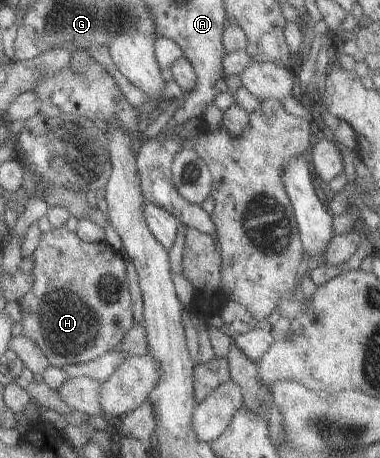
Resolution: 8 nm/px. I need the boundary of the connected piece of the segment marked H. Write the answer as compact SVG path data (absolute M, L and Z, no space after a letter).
M51 227L40 236L32 254L33 287L17 302L21 307L21 336L31 339L41 349L51 366L64 369L77 363L88 363L115 350L134 325L132 300L126 281L126 261L120 251L105 240L83 242L71 227Z

